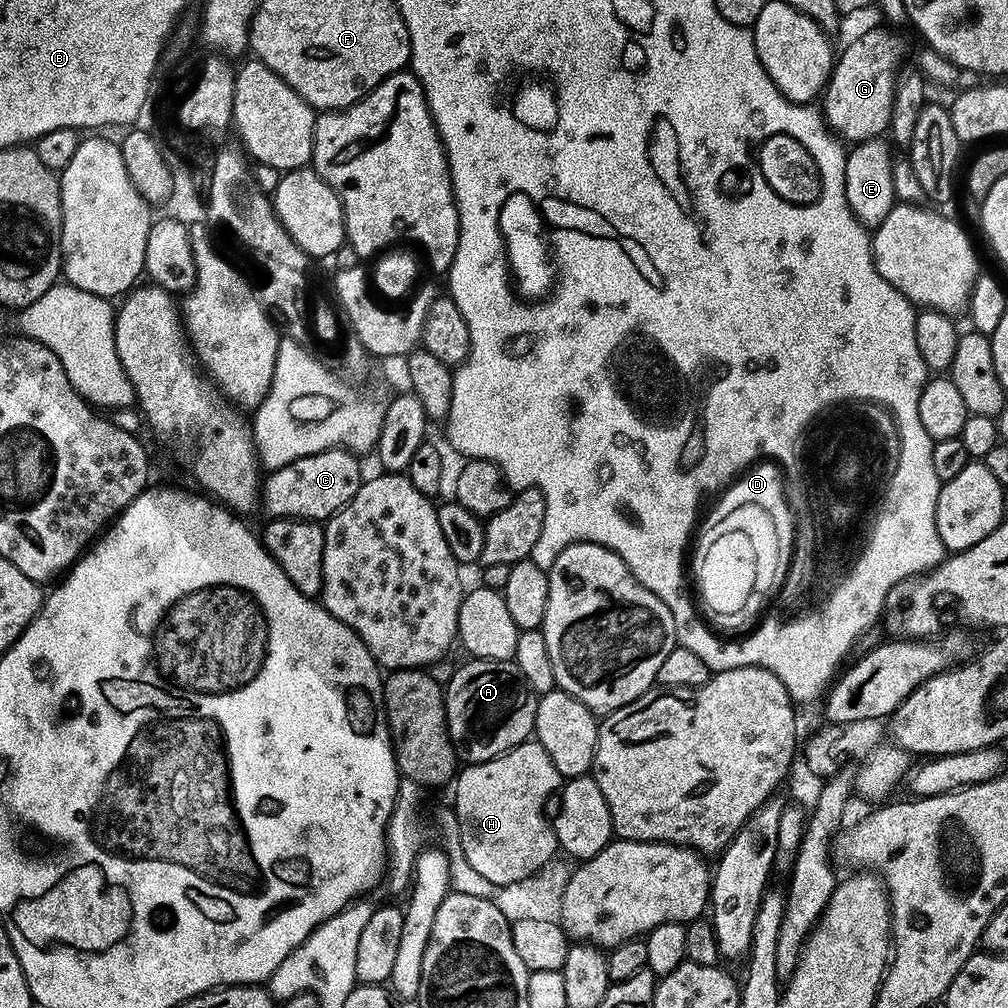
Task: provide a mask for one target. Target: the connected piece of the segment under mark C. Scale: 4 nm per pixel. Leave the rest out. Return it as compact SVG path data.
M331 448L306 458L298 458L281 468L273 468L262 480L262 508L272 518L299 518L327 521L358 494L362 483L357 453L346 448Z

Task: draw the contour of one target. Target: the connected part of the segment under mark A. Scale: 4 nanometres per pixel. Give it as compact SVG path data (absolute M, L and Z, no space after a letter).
M477 660L467 661L452 677L446 680L444 705L448 715L448 733L452 739L452 745L456 748L457 757L465 765L481 764L490 758L498 758L511 748L523 744L533 735L536 726L536 702L537 693L522 678L522 670L512 660Z

